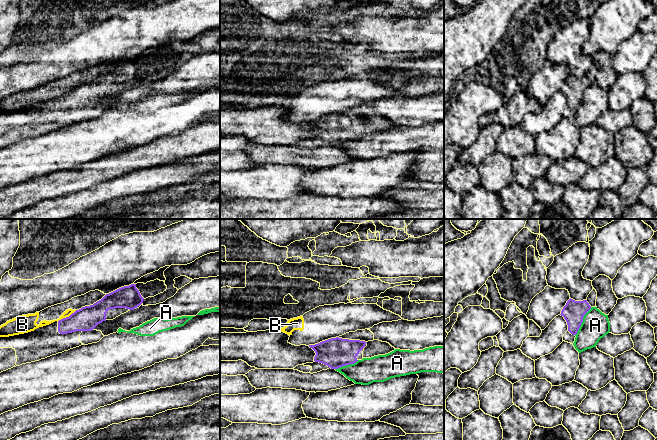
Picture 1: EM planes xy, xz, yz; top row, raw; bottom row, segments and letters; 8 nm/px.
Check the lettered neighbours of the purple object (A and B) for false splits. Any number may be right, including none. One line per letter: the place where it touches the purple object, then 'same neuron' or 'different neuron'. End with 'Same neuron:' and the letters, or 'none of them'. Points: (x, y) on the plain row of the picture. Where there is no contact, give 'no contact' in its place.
A: yz (582, 97) | different neuron
B: xy (67, 93) | different neuron
Same neuron: none of them

